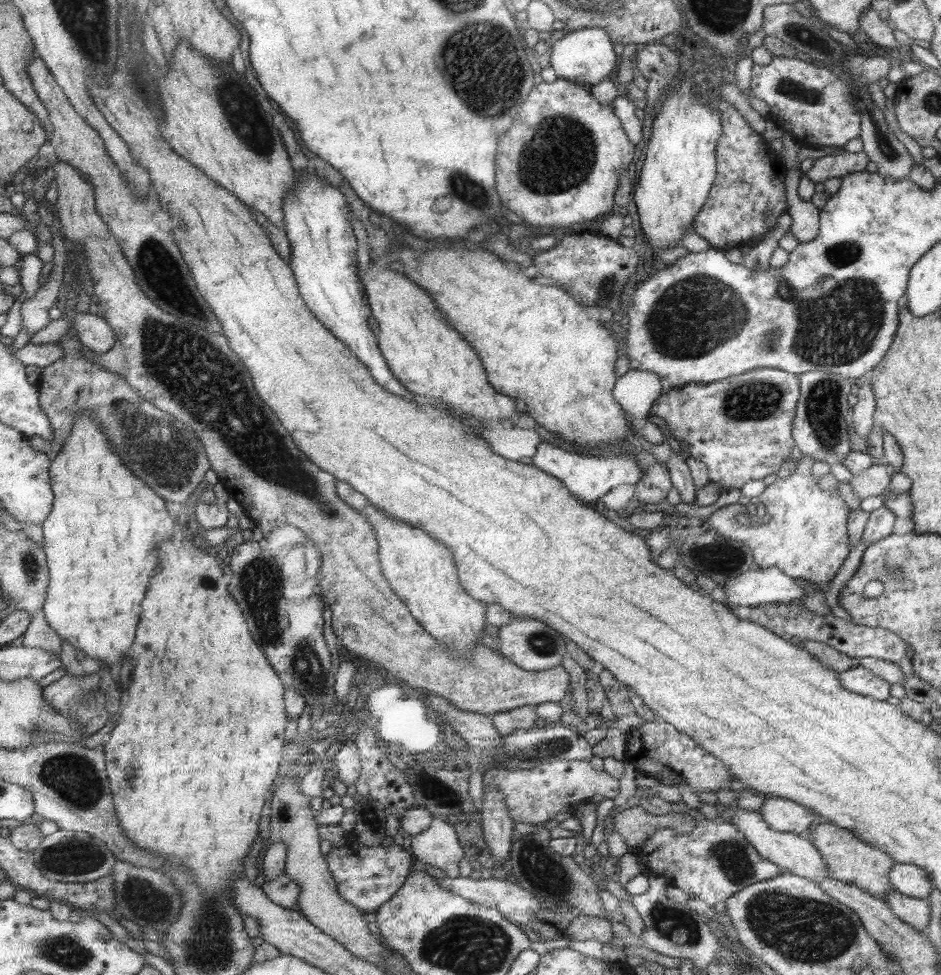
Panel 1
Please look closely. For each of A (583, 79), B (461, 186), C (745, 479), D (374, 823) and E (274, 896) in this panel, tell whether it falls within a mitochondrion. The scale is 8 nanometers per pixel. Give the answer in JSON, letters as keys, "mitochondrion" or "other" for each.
{"A":"other","B":"mitochondrion","C":"other","D":"other","E":"other"}

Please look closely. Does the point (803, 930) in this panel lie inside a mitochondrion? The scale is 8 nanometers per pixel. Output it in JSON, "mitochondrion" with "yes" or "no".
{"mitochondrion":"yes"}

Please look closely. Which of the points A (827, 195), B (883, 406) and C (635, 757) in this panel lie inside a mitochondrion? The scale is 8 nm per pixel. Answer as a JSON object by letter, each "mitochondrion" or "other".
{"A":"other","B":"other","C":"other"}

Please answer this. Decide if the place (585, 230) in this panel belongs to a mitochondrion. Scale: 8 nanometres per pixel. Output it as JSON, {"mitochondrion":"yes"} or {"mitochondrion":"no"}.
{"mitochondrion":"no"}

